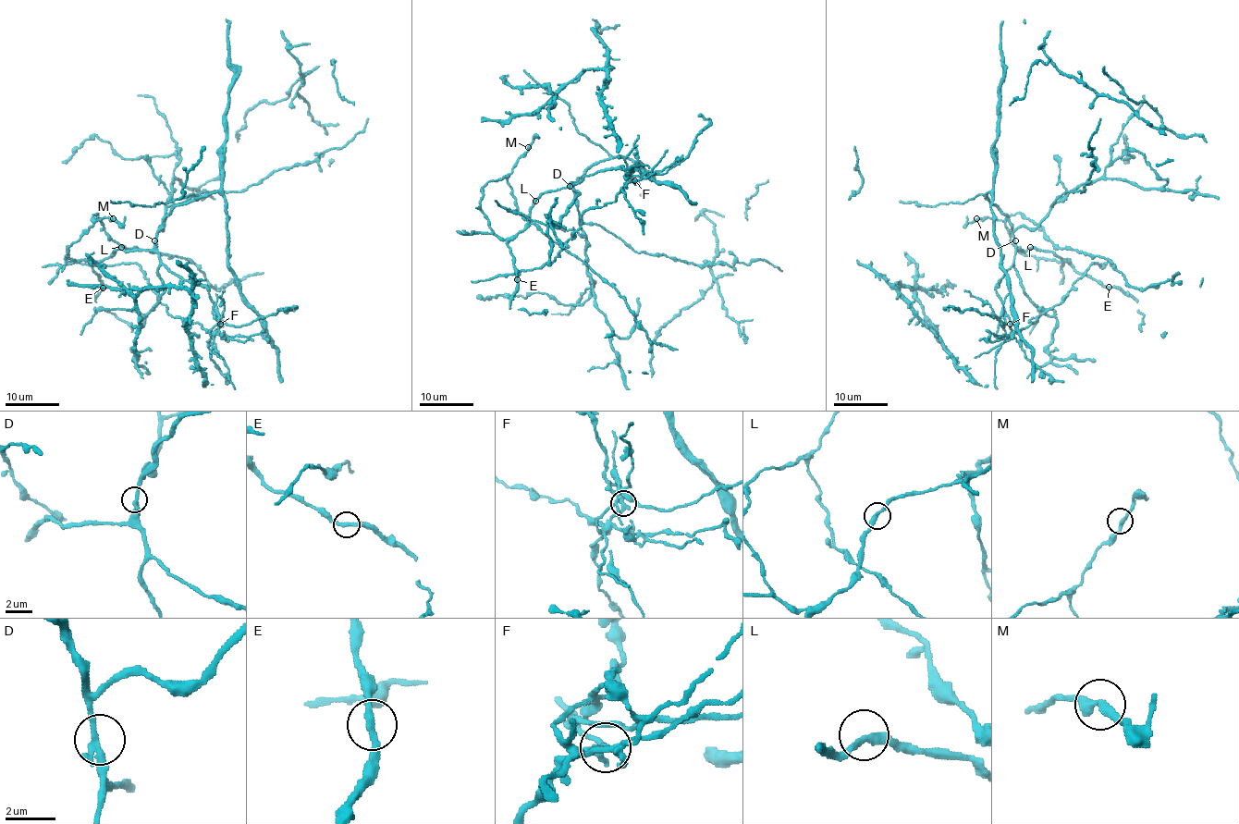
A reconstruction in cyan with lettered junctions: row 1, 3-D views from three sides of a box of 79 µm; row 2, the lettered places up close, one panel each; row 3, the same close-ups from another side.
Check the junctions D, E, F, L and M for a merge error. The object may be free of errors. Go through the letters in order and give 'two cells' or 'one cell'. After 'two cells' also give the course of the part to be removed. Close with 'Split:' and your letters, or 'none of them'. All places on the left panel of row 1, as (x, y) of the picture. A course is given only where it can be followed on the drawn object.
D: one cell
E: one cell
F: two cells | (221, 324), (213, 331), (207, 331), (199, 324), (174, 318), (135, 263), (115, 265), (56, 263)
L: one cell
M: one cell
Split: F

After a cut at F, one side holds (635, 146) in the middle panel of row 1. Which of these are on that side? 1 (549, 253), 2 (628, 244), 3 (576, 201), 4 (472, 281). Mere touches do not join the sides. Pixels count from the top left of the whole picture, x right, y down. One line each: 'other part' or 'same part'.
1: other part
2: other part
3: other part
4: same part

